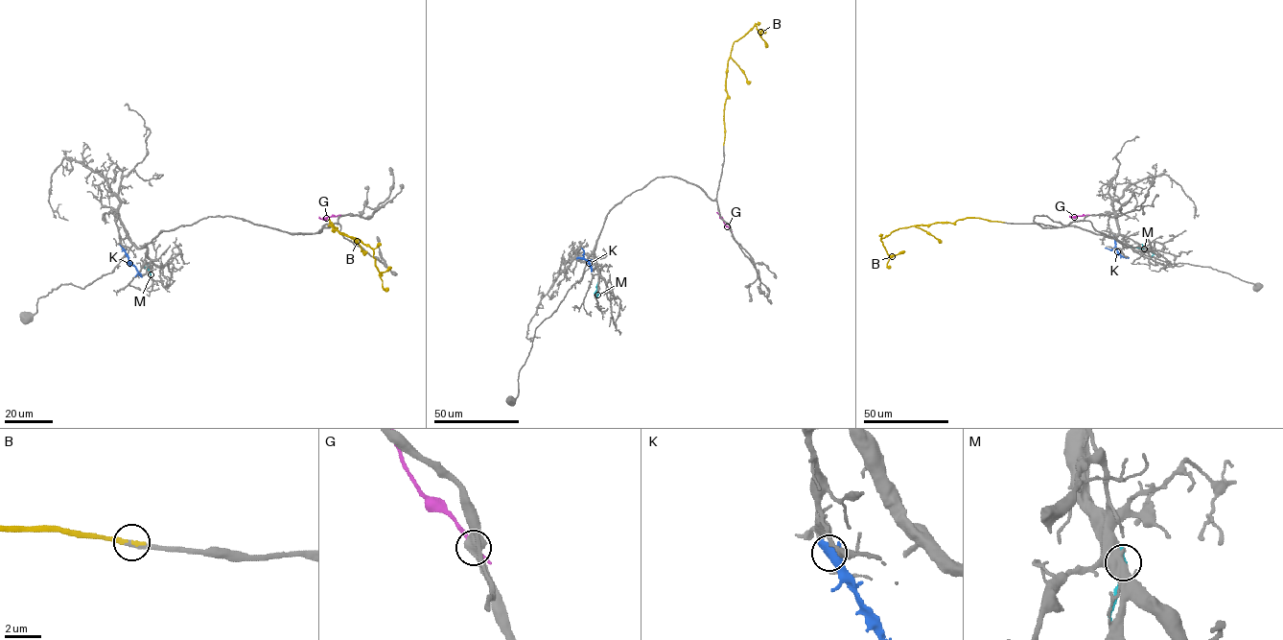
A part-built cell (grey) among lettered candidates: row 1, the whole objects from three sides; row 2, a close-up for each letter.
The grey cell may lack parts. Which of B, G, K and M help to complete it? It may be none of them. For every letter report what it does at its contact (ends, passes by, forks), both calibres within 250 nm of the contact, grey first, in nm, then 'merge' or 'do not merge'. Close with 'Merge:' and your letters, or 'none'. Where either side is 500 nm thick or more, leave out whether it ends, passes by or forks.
B: it ends; calibres 320 and 240 nm; merge
G: calibres 500 and 300 nm; do not merge
K: calibres 90 and 700 nm; do not merge
M: calibres 600 and 260 nm; do not merge
Merge: B

